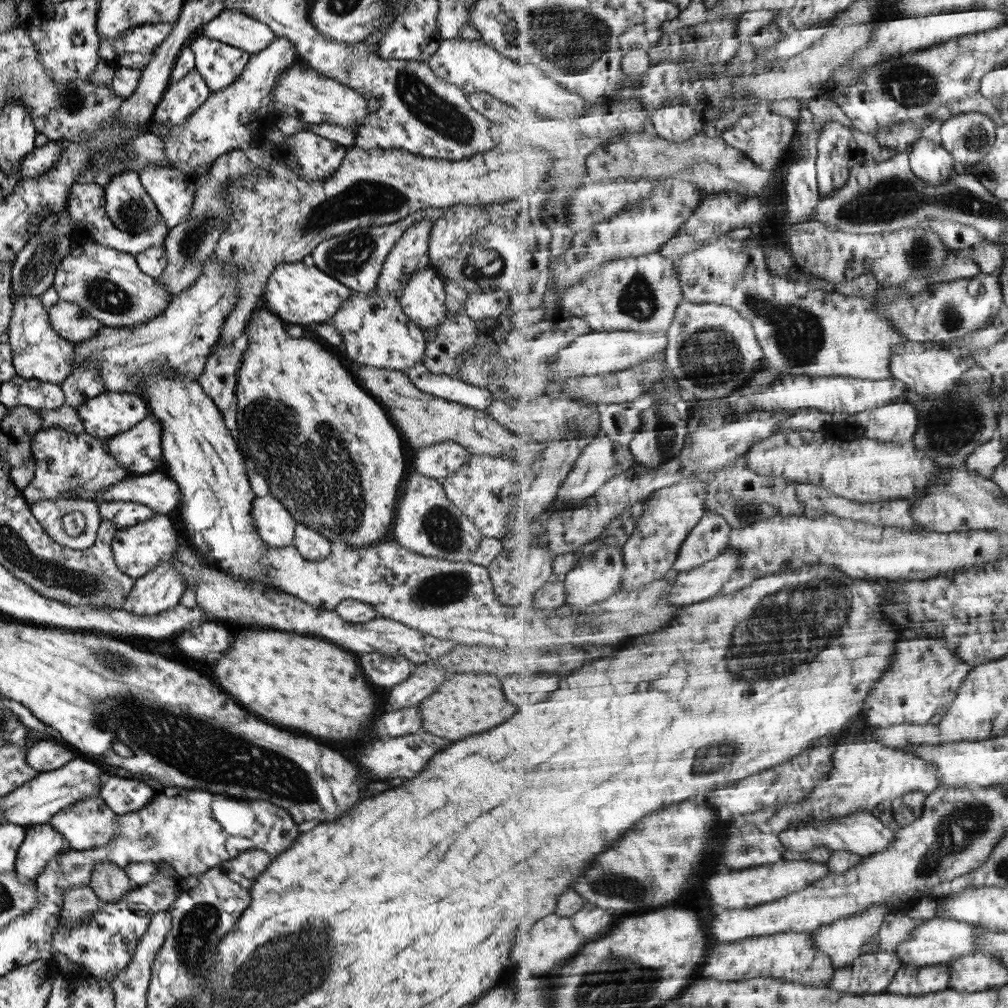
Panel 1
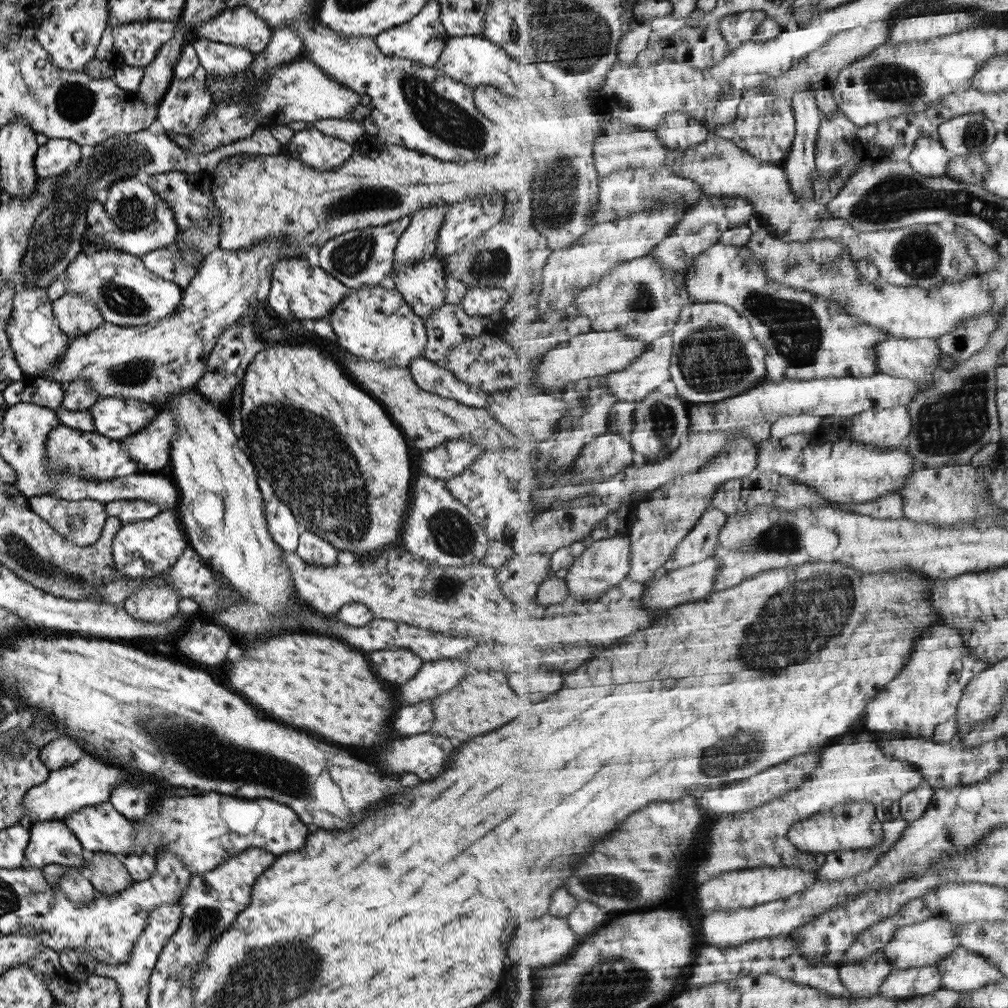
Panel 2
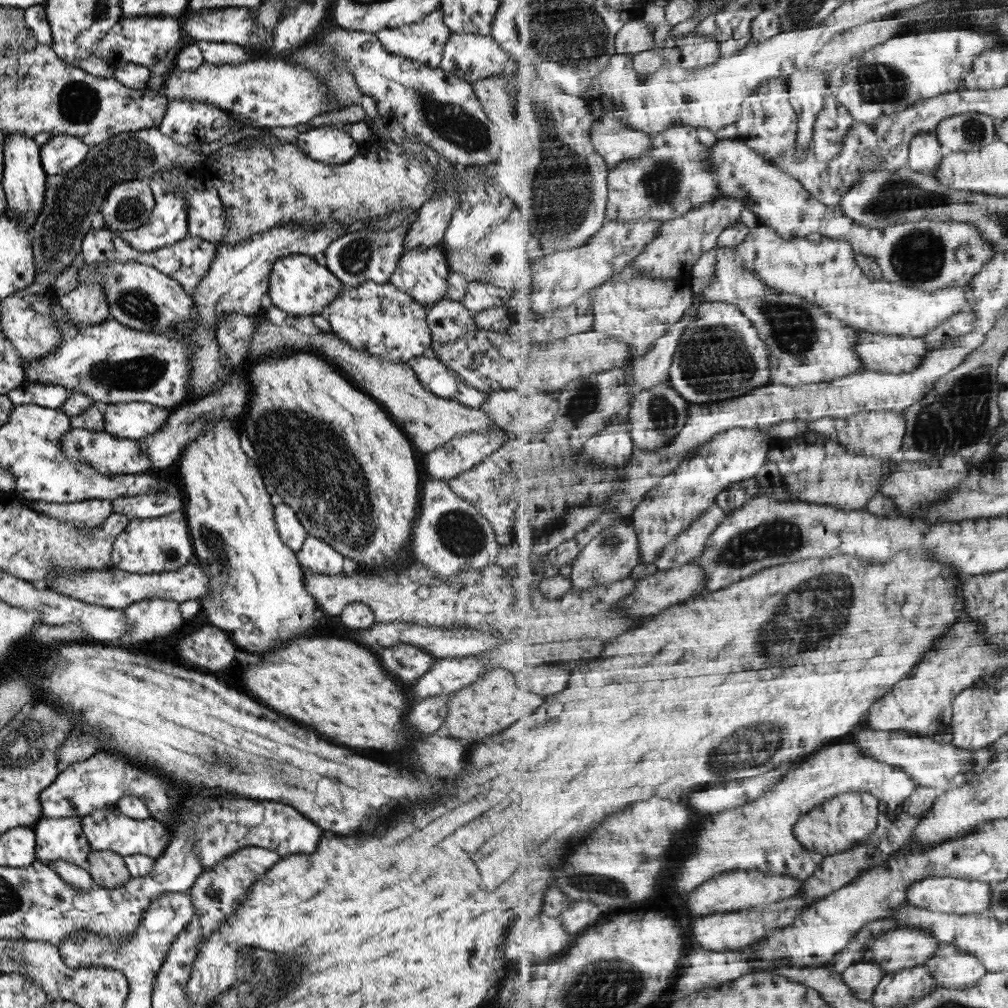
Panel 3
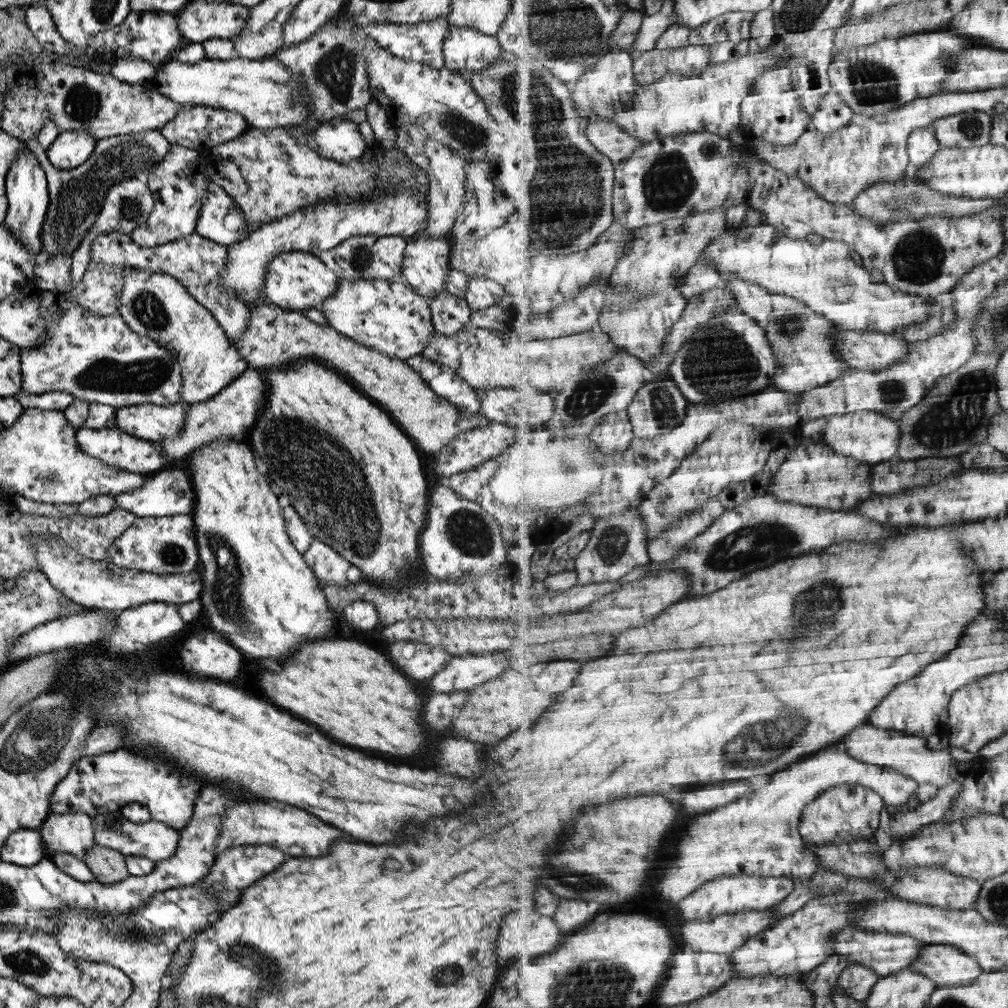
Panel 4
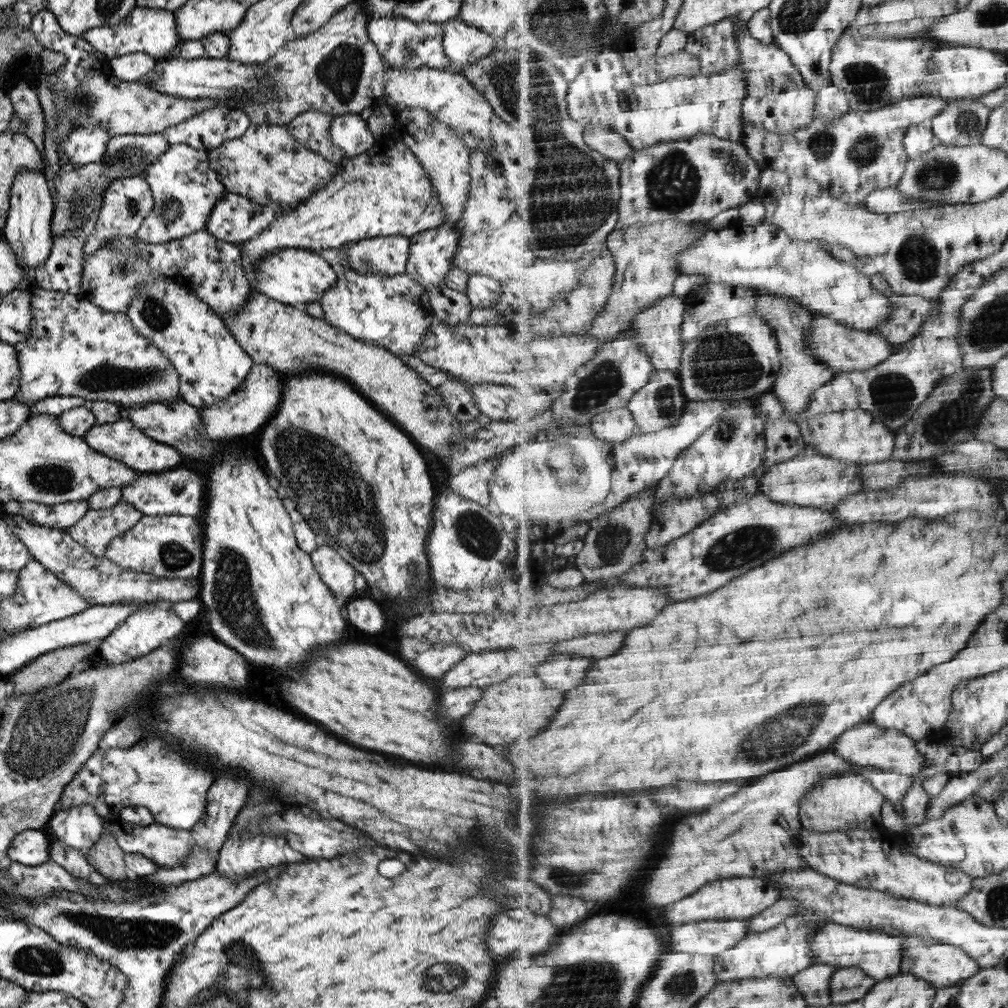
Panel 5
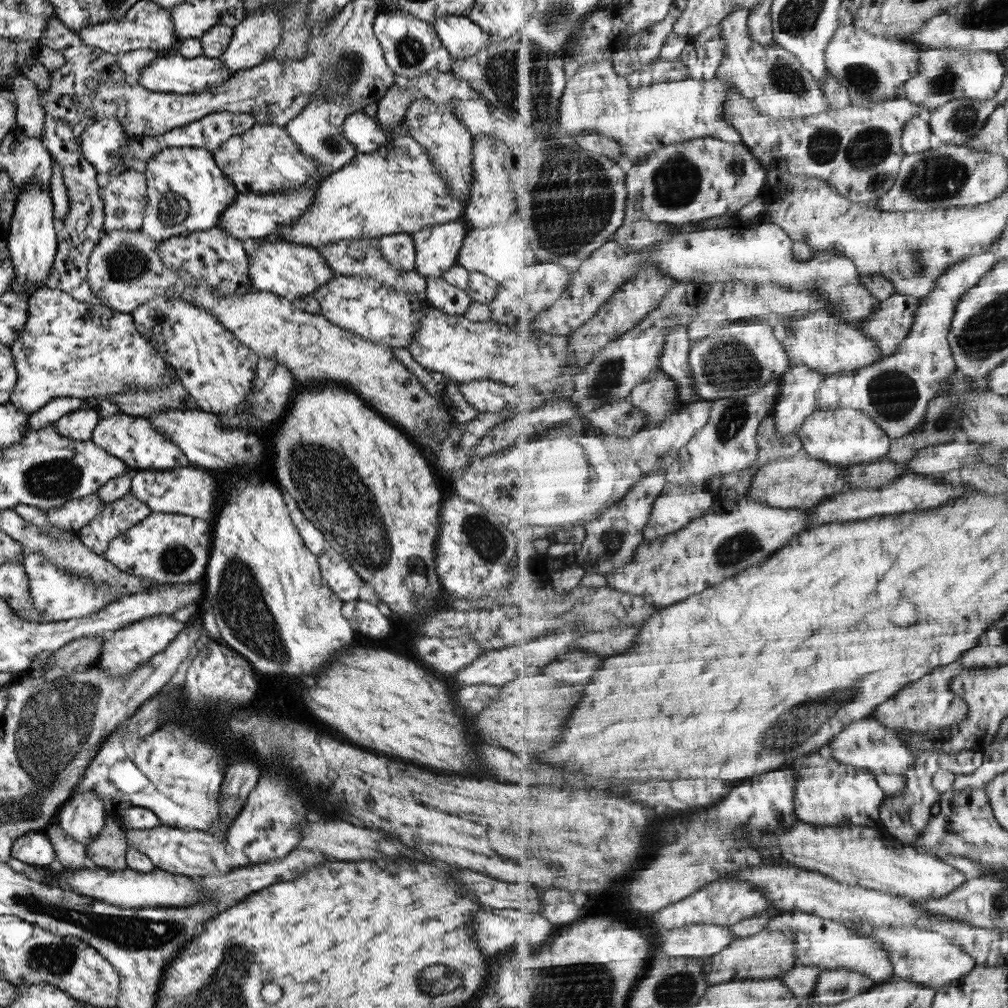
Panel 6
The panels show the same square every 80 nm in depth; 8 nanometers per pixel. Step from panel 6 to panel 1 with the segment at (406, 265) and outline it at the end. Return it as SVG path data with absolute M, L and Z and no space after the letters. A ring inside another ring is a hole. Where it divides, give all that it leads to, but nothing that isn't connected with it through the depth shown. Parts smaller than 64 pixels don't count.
M421 207L415 213L405 215L397 222L381 226L357 227L347 234L321 241L310 252L314 267L322 270L323 274L334 278L352 291L368 294L374 290L385 257L397 242L397 239L403 234L403 231L407 230L412 224L419 222L422 218L434 220L443 216L446 209L446 207Z

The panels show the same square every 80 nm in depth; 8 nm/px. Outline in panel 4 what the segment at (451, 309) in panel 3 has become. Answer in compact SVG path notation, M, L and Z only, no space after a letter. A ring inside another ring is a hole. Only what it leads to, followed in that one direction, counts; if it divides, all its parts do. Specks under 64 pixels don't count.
M442 288L428 300L432 328L437 335L451 336L468 327L471 309L464 297L453 296Z

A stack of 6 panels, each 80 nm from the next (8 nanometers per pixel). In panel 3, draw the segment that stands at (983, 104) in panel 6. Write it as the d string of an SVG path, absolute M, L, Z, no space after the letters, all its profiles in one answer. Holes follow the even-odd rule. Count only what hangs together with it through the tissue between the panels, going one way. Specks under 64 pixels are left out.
M965 113L943 120L935 134L950 152L981 150L997 140L991 117L979 113Z

